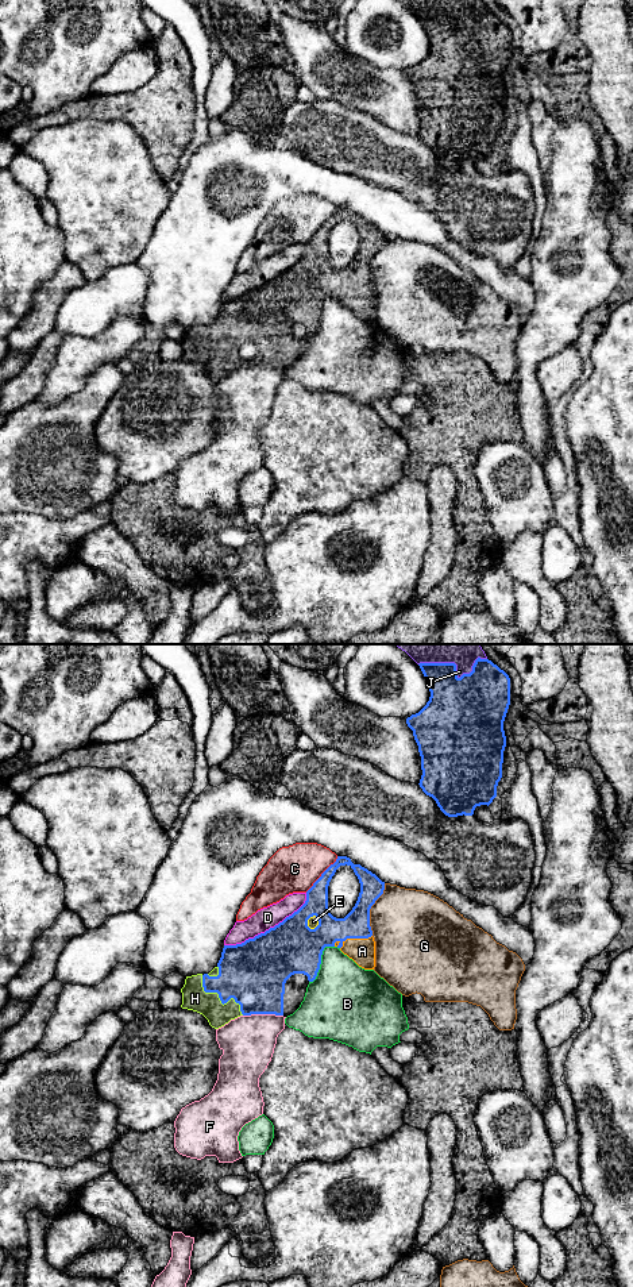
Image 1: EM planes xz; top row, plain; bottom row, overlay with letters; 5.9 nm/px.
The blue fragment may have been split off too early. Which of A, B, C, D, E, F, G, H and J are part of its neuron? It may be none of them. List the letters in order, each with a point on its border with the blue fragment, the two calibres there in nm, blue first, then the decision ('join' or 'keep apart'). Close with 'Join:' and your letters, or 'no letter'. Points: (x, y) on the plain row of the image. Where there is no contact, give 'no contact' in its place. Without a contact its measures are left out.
A: xz (352, 289) | 160/160 nm | join
B: xz (320, 313) | 320/400 nm | keep apart
C: xz (321, 226) | 140/280 nm | keep apart
D: xz (270, 280) | 360/130 nm | keep apart
E: xz (307, 273) | 320/60 nm | keep apart
F: xz (262, 365) | 380/320 nm | keep apart
G: xz (370, 259) | 160/440 nm | keep apart
H: xz (219, 349) | 380/150 nm | join
J: xz (455, 20) | 400/130 nm | join
Join: A, H, J

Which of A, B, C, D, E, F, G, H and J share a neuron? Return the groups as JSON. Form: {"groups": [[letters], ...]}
{"groups": [["A", "H", "J"], ["B", "E"], ["C"], ["D"], ["F"], ["G"]]}

